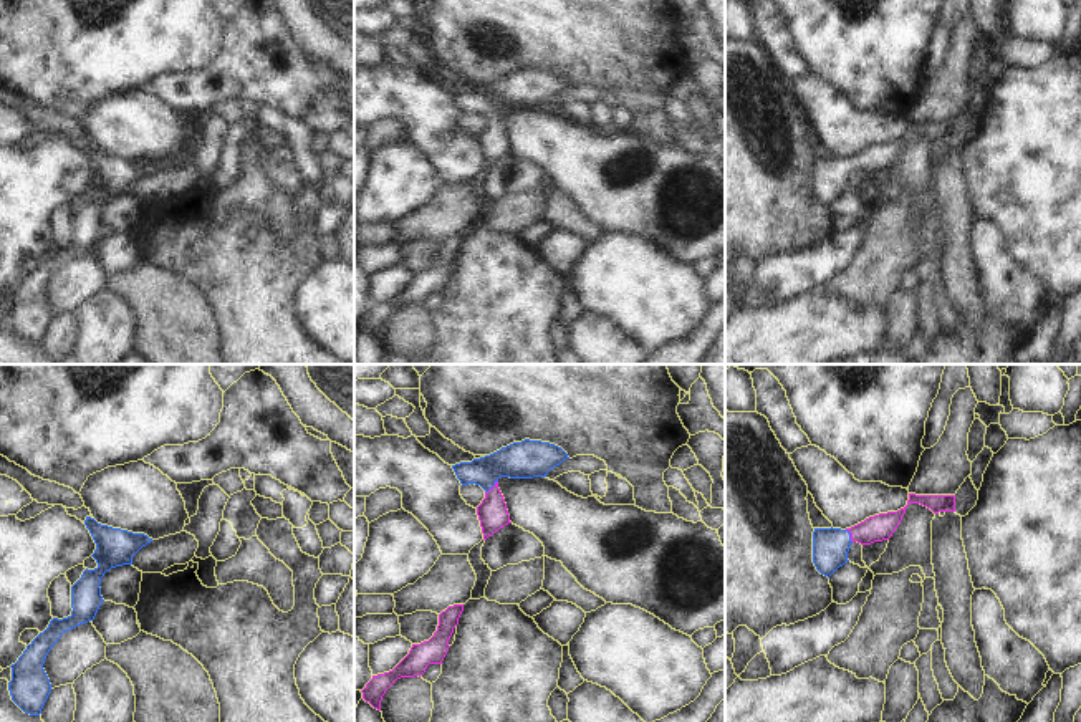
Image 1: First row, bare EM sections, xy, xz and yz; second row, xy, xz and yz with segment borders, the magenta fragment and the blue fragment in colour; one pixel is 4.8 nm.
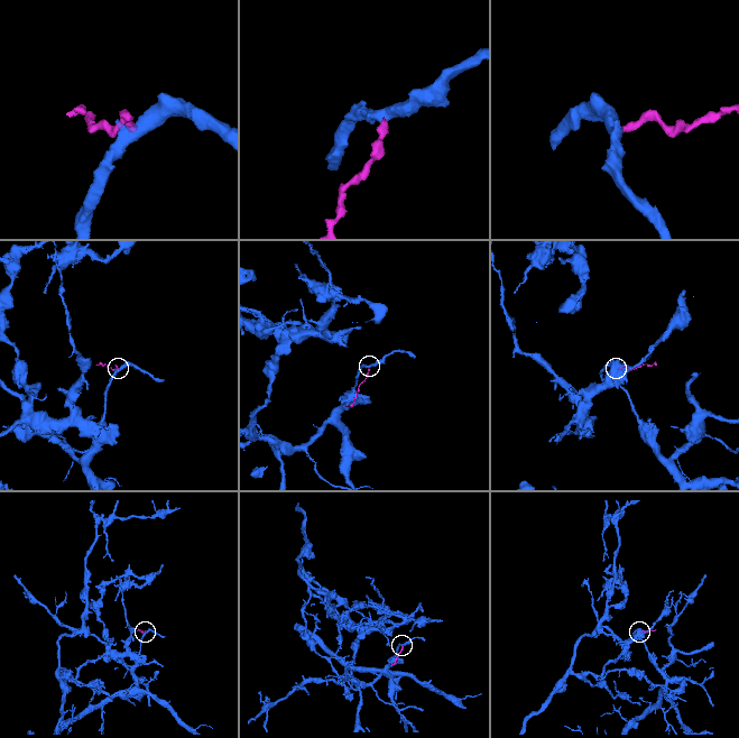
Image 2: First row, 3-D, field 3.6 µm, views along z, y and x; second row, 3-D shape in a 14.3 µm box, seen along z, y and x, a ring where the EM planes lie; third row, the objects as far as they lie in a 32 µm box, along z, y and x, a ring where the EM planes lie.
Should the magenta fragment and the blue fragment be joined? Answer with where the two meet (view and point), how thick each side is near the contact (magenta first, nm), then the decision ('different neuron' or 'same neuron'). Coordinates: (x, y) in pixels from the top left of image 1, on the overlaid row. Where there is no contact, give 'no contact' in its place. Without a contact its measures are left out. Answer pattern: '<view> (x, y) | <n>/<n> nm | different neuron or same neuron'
xz (492, 487) | 150/190 nm | same neuron

